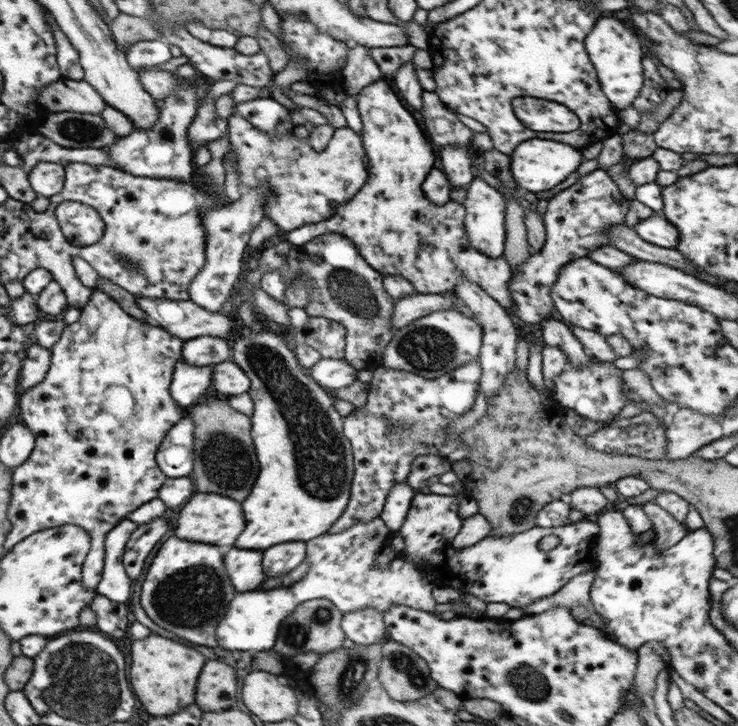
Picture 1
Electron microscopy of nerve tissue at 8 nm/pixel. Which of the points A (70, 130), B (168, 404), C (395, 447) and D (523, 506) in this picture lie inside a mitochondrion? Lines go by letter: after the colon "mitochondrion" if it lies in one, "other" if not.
A: mitochondrion
B: other
C: other
D: mitochondrion

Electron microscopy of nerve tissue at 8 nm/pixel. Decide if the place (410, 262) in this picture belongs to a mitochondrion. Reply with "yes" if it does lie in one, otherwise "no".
no

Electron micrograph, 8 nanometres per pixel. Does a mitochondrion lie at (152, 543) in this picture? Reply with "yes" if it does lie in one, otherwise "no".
no

